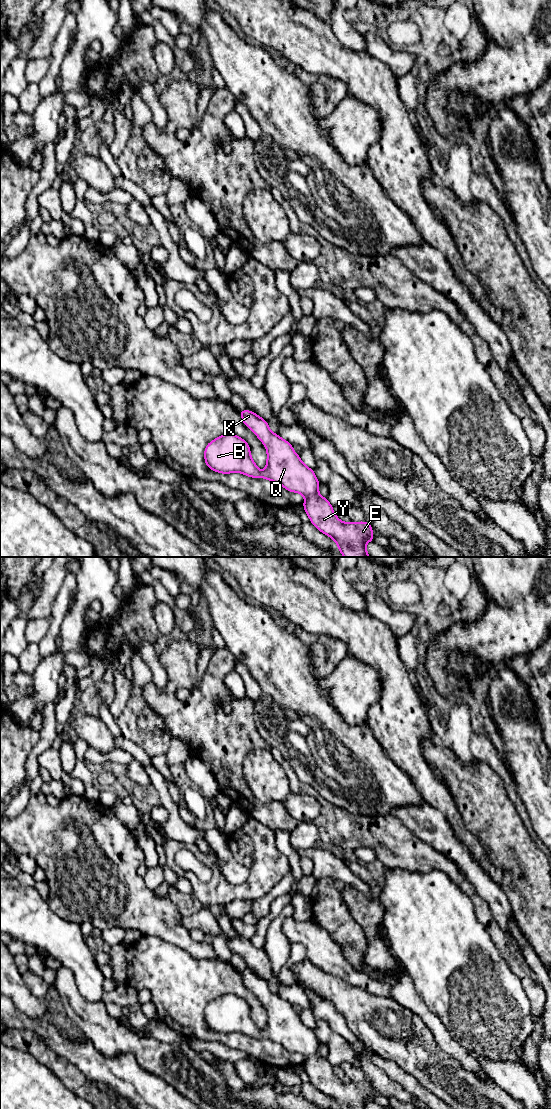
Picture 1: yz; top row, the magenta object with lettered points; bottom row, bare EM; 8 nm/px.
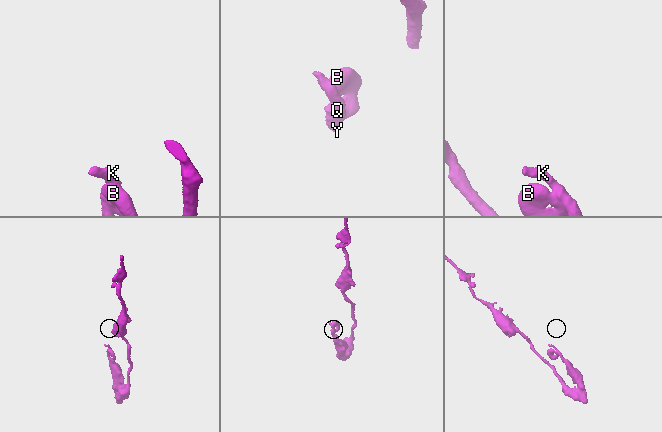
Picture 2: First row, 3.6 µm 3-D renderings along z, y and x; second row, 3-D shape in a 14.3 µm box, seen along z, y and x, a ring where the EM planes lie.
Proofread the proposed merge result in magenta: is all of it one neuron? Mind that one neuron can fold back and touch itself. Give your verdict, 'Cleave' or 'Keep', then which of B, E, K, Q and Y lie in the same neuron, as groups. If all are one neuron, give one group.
Keep. Groups: B E K Q Y

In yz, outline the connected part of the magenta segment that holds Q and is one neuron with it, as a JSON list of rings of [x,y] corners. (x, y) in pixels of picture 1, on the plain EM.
[[[238,970],[243,983],[250,989],[267,1010],[267,1023],[265,1031],[261,1032],[254,1020],[251,1018],[249,1004],[235,994],[224,994],[212,1000],[206,1005],[204,1020],[211,1030],[229,1034],[233,1032],[242,1033],[251,1038],[264,1038],[283,1046],[289,1052],[300,1053],[305,1057],[303,1068],[310,1082],[322,1093],[335,1100],[338,1109],[366,1109],[368,1101],[374,1101],[372,1086],[369,1082],[341,1082],[334,1074],[333,1066],[327,1058],[319,1053],[319,1040],[315,1036],[314,1029],[308,1028],[293,1010],[292,1004],[282,999],[278,994],[270,991],[268,982],[250,970]]]

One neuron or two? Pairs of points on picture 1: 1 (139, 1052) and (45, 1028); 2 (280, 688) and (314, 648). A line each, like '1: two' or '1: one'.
1: two
2: two

